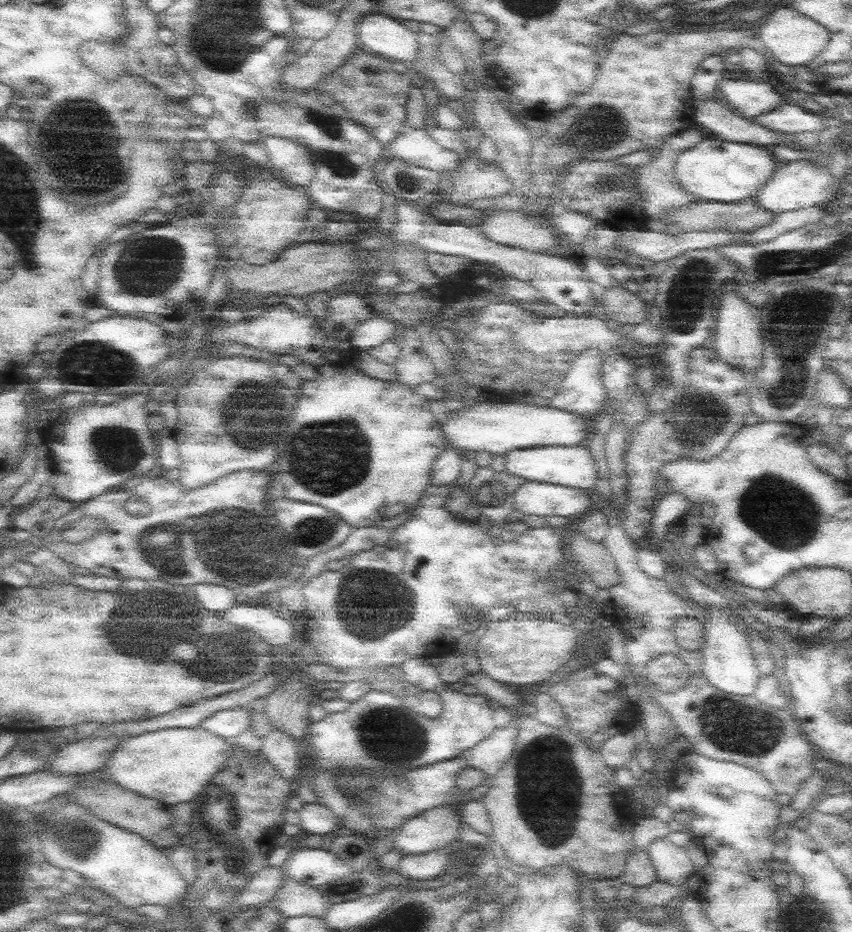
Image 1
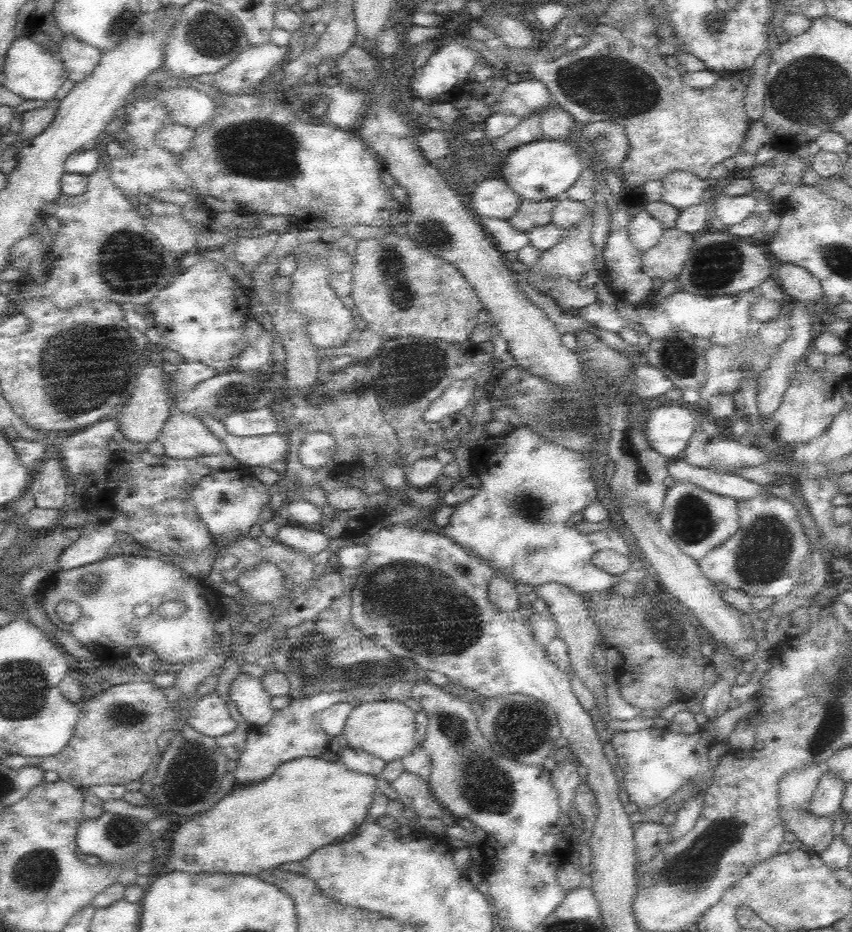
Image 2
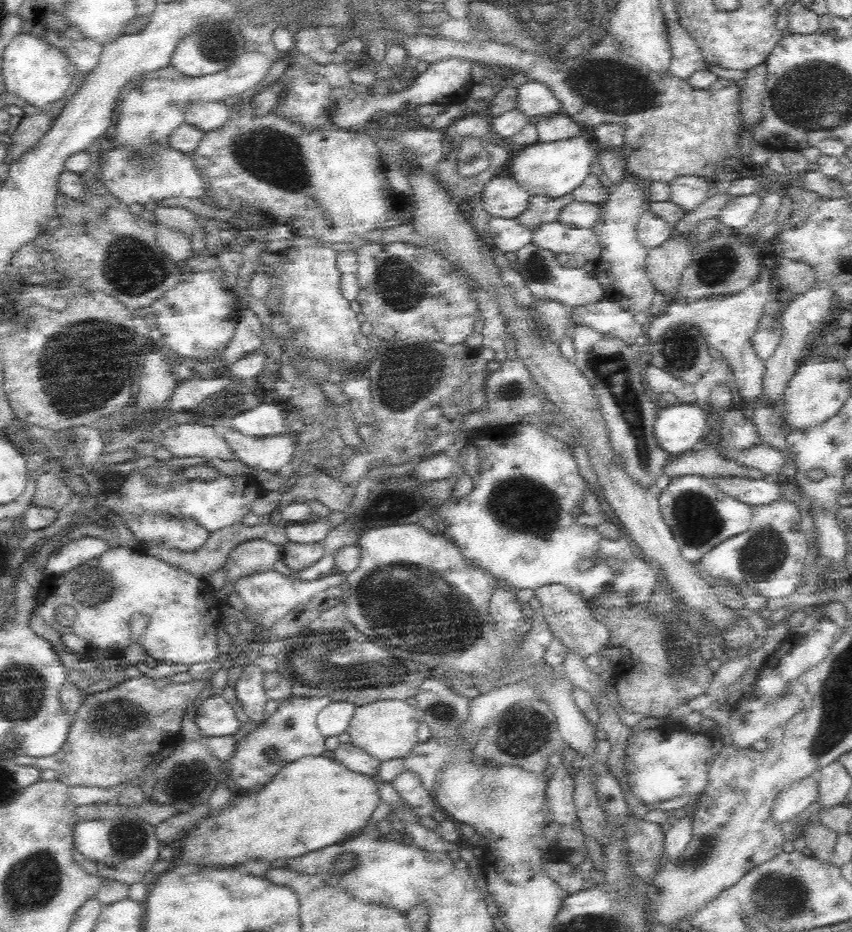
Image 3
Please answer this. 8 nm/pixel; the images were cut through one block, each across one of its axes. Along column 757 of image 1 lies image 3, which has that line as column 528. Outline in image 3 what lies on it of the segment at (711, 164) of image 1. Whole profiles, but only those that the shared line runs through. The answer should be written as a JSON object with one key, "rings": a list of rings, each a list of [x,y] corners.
{"rings":[[[574,136],[568,140],[558,140],[554,144],[536,142],[534,146],[526,146],[520,154],[514,156],[512,170],[518,184],[526,188],[532,196],[560,198],[560,196],[572,194],[584,182],[594,162],[598,162],[598,144],[586,138]]]}

